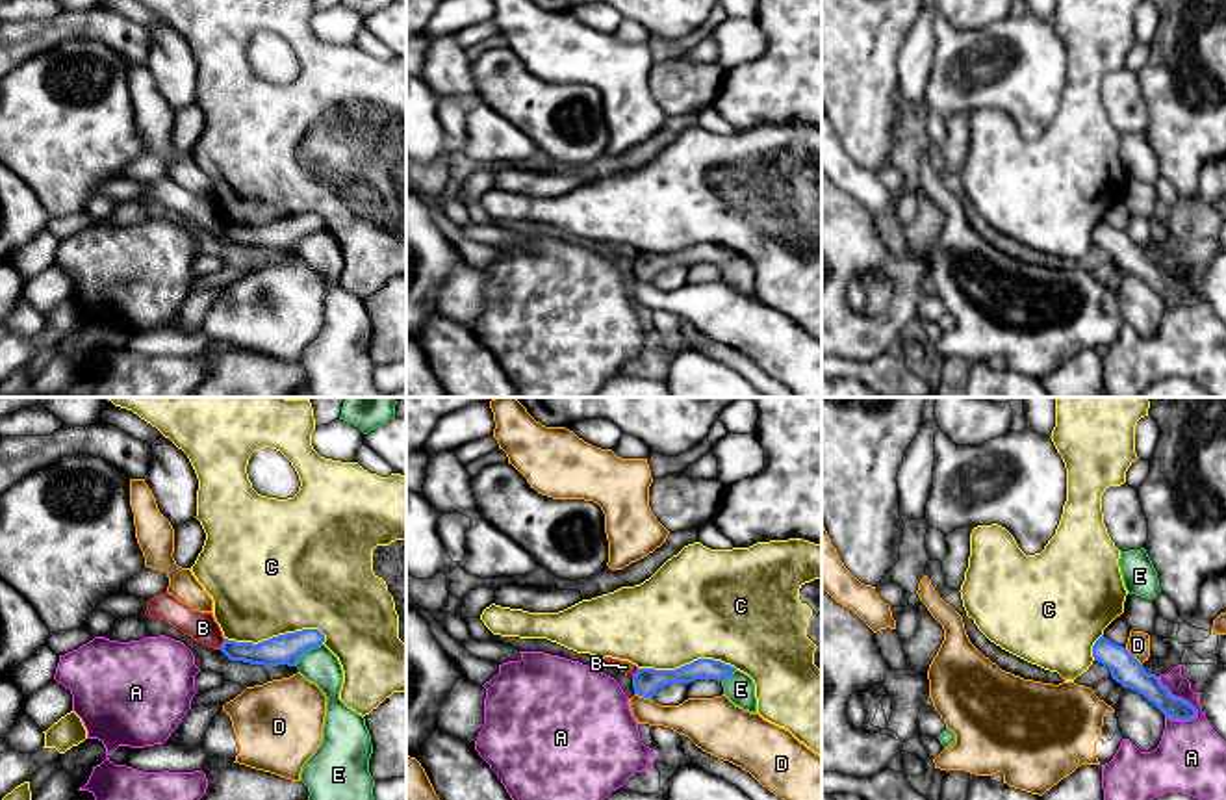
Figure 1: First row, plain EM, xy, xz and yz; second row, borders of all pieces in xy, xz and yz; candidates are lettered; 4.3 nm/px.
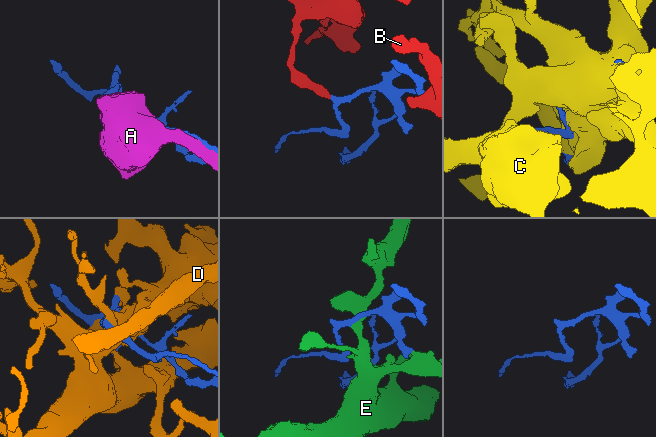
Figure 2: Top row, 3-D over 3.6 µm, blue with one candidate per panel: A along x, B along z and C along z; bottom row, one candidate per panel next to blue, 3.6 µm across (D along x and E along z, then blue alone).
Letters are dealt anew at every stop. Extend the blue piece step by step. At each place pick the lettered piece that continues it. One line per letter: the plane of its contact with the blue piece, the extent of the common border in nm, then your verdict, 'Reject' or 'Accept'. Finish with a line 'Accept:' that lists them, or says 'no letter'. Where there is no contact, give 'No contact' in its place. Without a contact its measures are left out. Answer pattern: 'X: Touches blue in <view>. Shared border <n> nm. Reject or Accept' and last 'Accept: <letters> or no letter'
A: Touches blue in yz. Shared border 260 nm. Reject
B: Touches blue in xy. Shared border 50 nm. Reject
C: Touches blue in xy. Shared border 440 nm. Reject
D: Touches blue in xz. Shared border 90 nm. Reject
E: Touches blue in xy. Shared border 160 nm. Reject
Accept: no letter

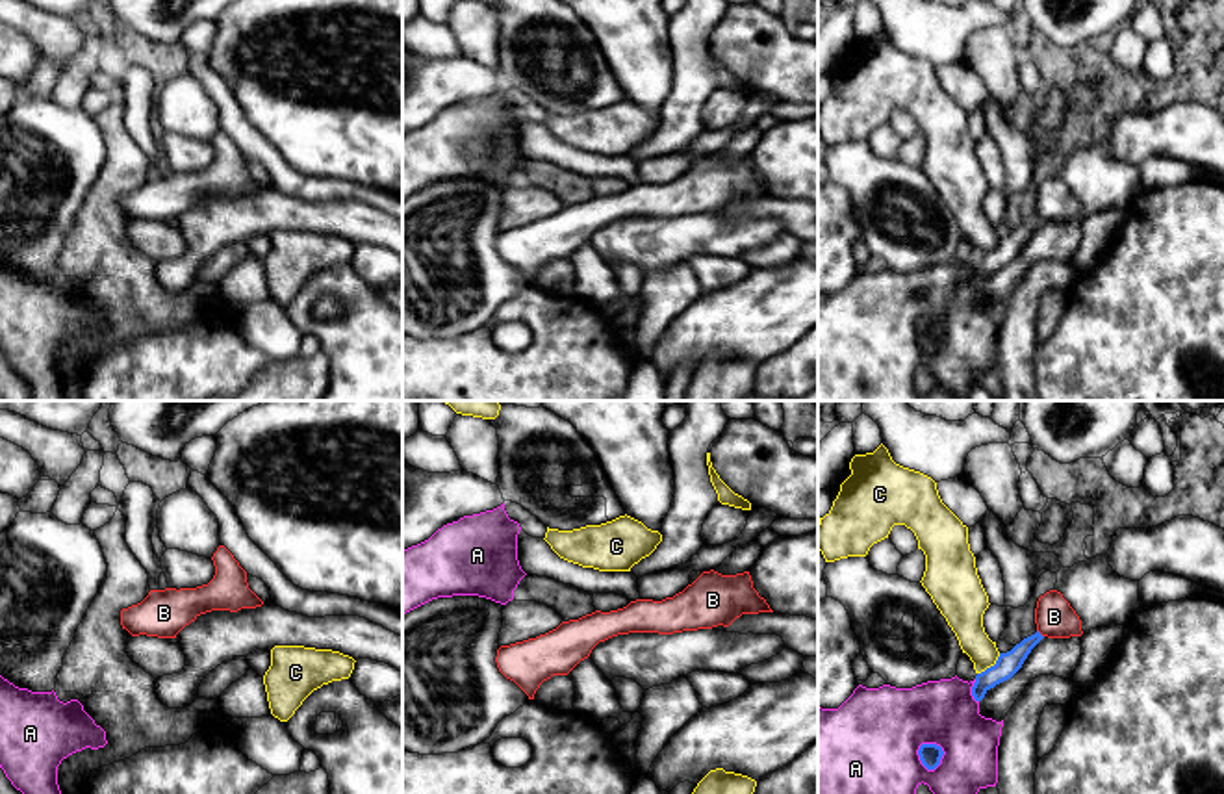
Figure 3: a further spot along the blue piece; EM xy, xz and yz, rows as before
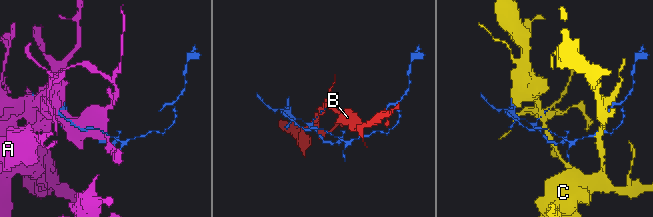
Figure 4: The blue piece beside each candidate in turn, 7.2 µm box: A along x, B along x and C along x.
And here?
A: Touches blue in yz. Shared border 140 nm. Reject
B: Touches blue in yz. Shared border 50 nm. Accept
C: Touches blue in yz. Shared border 140 nm. Reject
Accept: B

